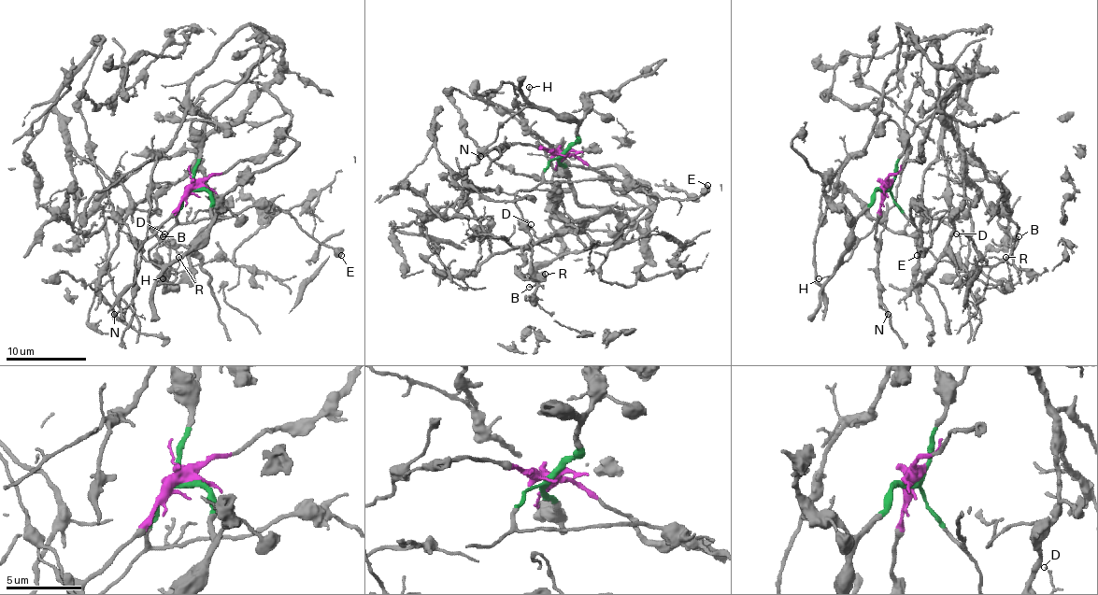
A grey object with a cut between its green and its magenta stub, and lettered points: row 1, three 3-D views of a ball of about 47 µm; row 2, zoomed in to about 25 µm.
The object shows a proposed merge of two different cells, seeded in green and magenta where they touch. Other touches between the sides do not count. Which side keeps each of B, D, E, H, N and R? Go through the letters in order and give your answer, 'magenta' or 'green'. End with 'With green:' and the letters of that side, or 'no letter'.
B: magenta
D: green
E: green
H: green
N: magenta
R: green
With green: D, E, H, R

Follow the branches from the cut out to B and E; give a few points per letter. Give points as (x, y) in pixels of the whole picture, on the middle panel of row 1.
B: (561, 155), (657, 201), (634, 217), (603, 213), (543, 235), (515, 267), (534, 281), (529, 287)
E: (561, 155), (545, 169), (543, 177), (547, 181), (617, 178), (662, 199), (693, 199), (707, 185)

